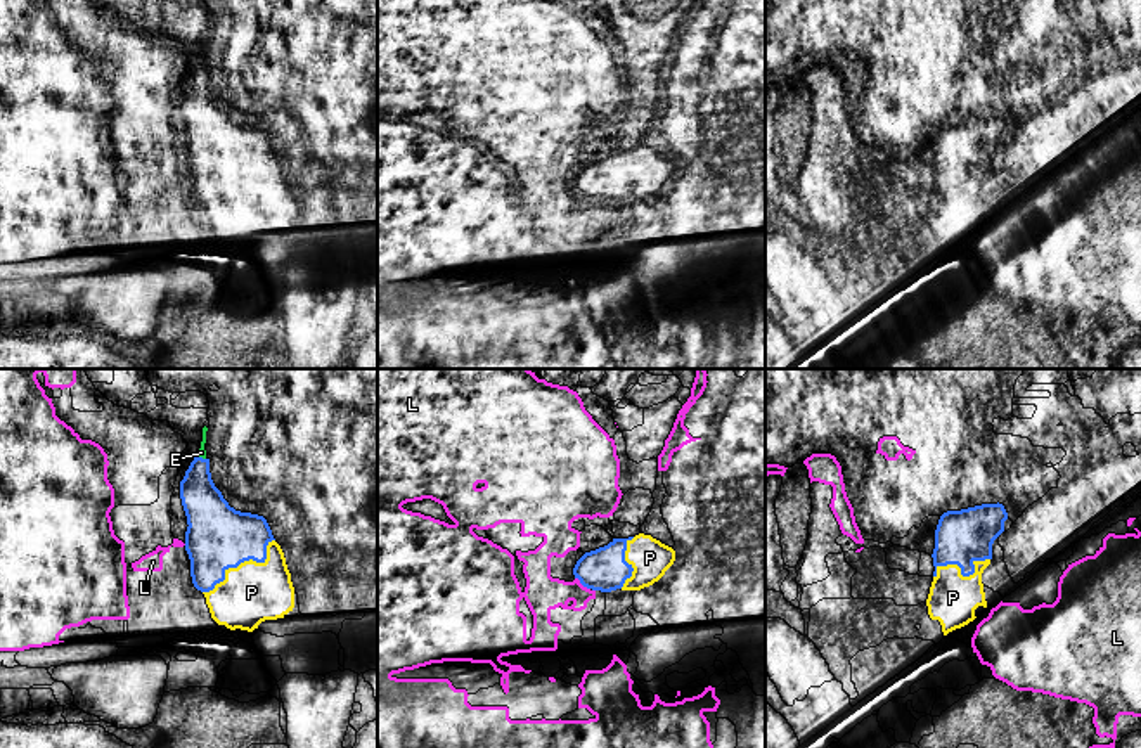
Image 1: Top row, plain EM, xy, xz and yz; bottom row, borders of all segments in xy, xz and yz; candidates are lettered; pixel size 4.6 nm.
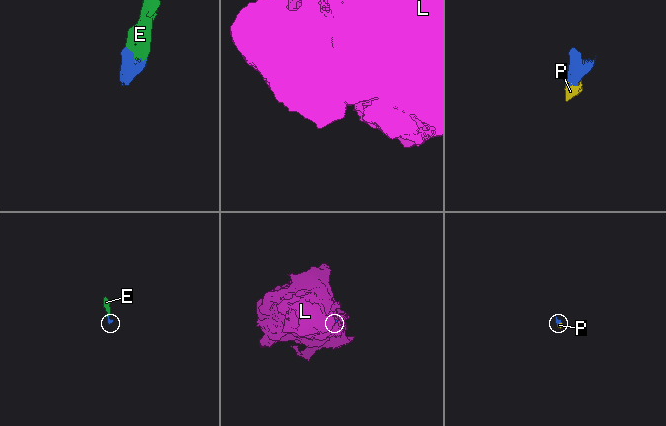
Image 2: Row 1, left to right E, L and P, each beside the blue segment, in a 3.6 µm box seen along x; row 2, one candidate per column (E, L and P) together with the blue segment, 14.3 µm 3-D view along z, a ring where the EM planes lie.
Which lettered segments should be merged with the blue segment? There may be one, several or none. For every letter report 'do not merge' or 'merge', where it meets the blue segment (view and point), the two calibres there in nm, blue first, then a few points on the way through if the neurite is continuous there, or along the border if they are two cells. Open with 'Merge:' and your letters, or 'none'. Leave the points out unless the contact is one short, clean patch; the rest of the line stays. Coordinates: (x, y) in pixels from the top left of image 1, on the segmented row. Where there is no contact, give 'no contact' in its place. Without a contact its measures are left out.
Merge: E, P
E: merge; contact xy (201, 457); calibres 200 and 50 nm; way xy (206, 511), (201, 501), (201, 457), (201, 452)
L: do not merge; contact xz (582, 584); calibres 200 and 170 nm; border xz (575, 577), (589, 589)
P: merge; contact xy (241, 561); calibres 300 and 280 nm; way xy (219, 537), (241, 561), (241, 572), (251, 593)

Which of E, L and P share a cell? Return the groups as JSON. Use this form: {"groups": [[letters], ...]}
{"groups": [["E", "P"], ["L"]]}

